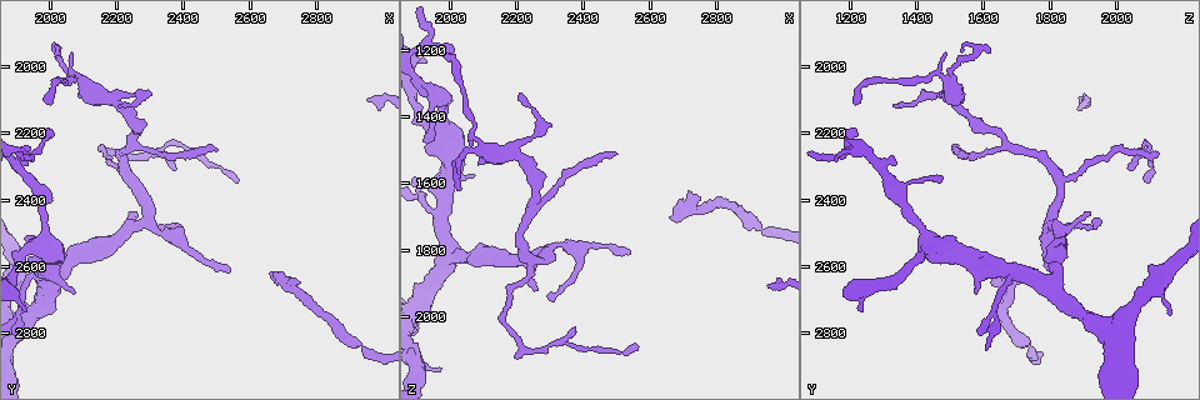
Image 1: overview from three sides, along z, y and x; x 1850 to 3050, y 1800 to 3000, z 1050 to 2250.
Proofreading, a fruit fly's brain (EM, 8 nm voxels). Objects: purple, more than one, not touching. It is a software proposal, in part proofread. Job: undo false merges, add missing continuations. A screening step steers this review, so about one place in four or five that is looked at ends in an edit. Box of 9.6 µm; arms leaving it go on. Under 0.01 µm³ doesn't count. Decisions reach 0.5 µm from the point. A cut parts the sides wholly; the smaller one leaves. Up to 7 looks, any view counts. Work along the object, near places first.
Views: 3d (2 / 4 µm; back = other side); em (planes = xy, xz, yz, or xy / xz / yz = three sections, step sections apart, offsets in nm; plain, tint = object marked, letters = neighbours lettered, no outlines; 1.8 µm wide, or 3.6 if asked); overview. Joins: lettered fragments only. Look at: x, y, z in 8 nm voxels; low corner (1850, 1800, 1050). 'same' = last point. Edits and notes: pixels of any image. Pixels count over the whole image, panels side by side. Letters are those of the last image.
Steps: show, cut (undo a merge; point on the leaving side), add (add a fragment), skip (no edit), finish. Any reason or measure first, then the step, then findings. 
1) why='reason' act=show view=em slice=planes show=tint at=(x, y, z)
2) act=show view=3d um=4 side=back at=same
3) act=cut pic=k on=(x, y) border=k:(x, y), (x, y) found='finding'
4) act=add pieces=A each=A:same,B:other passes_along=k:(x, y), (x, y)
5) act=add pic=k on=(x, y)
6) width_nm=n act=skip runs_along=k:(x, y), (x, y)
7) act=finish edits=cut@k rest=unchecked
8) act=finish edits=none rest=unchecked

why='tapers out' act=show view=3d um=2 at=(1970, 2750, 2150)

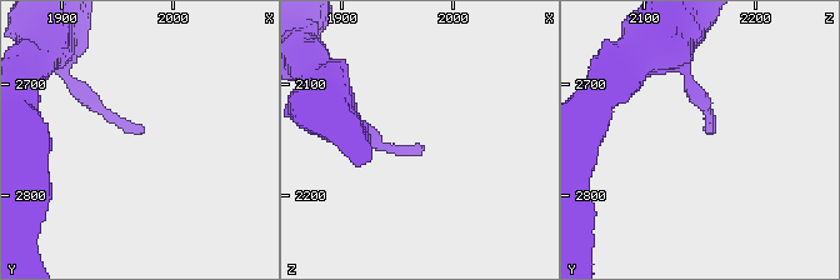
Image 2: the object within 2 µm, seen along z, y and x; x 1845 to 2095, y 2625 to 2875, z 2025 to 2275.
act=show view=em slice=planes show=letters at=(1974, 2742, 2158)

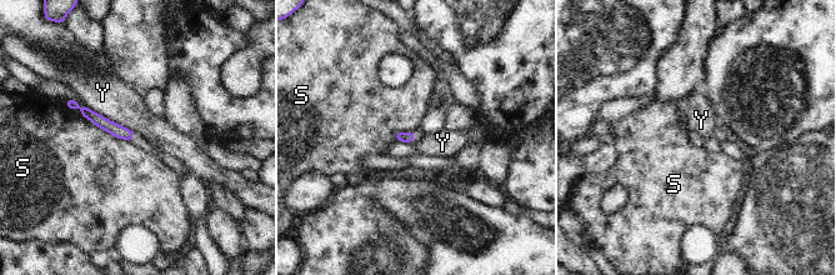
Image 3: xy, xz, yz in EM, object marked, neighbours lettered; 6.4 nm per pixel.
width_nm=80 act=skip each=S:other,Y:other border=3:(84, 104), (129, 128), (135, 138) found='no lettered fragment goes on from it'

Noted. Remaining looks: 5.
why='three arms meet' act=show view=3d um=4 side=back at=(1970, 2620, 1690)

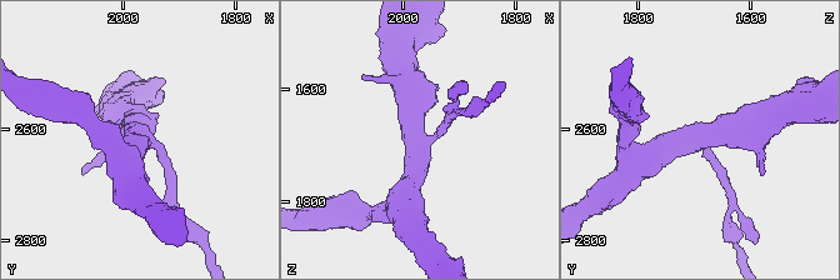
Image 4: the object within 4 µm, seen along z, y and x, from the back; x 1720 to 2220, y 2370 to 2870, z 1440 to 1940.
arms=3 arm_widths_nm=160,380,480 why='now the EM' act=show view=em slice=planes show=tint at=(1970, 2620, 1695)

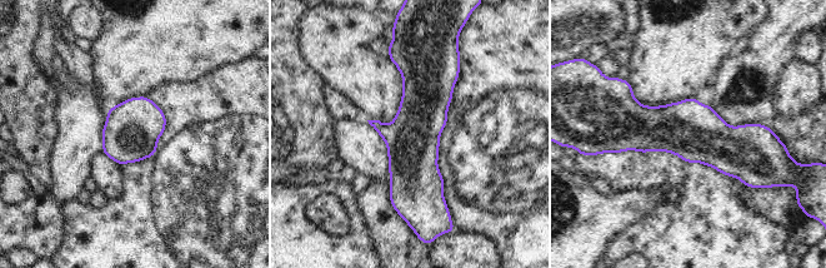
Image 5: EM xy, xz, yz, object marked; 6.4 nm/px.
act=show view=em slice=planes show=letters at=same

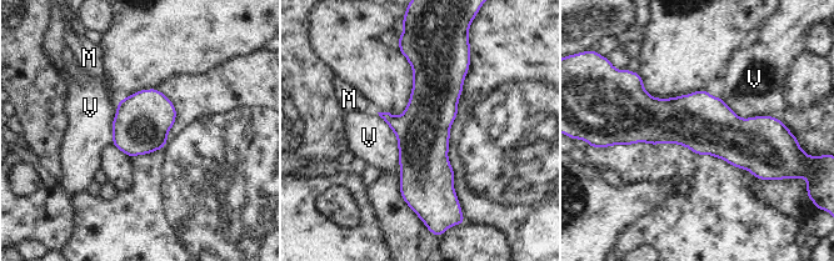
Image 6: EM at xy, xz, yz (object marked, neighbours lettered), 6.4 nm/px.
width_nm=340 act=skip each=M:other,V:other border=6:(376, 113), (396, 137), (399, 176) found='one neuron here'

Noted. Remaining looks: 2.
why='tapers out' act=show view=3d um=2 at=(2490, 2250, 1510)

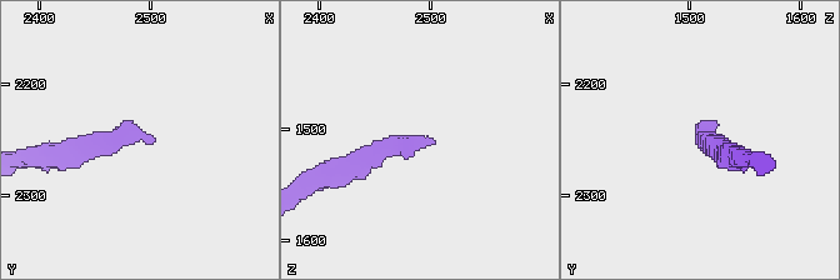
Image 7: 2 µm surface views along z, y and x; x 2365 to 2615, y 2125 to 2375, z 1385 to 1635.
act=show view=em slice=yz step=16 show=letters at=(2502, 2252, 1510)

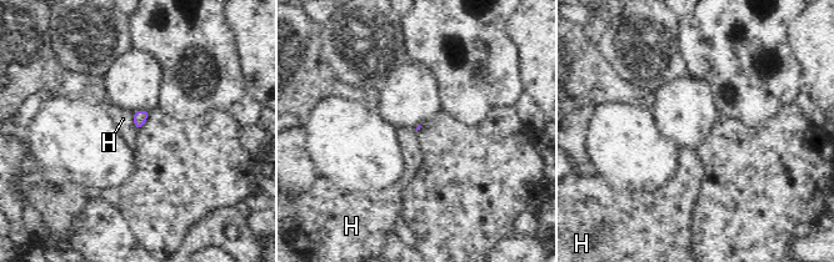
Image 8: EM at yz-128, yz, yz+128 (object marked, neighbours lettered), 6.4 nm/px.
act=skip each=H:other border=8:(130, 114), (134, 127), (138, 131) found='none of them fits'

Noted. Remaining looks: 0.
act=finish edits=none rest=unchecked

